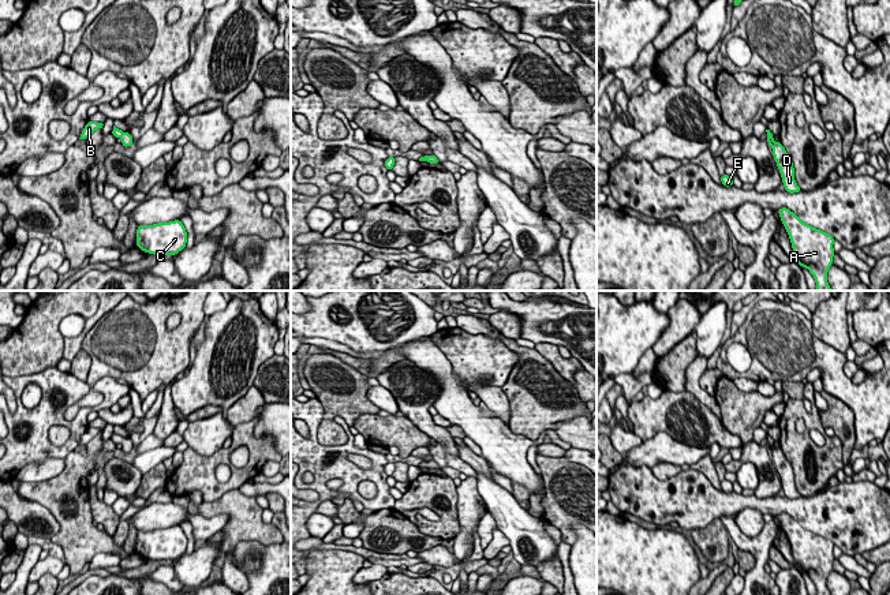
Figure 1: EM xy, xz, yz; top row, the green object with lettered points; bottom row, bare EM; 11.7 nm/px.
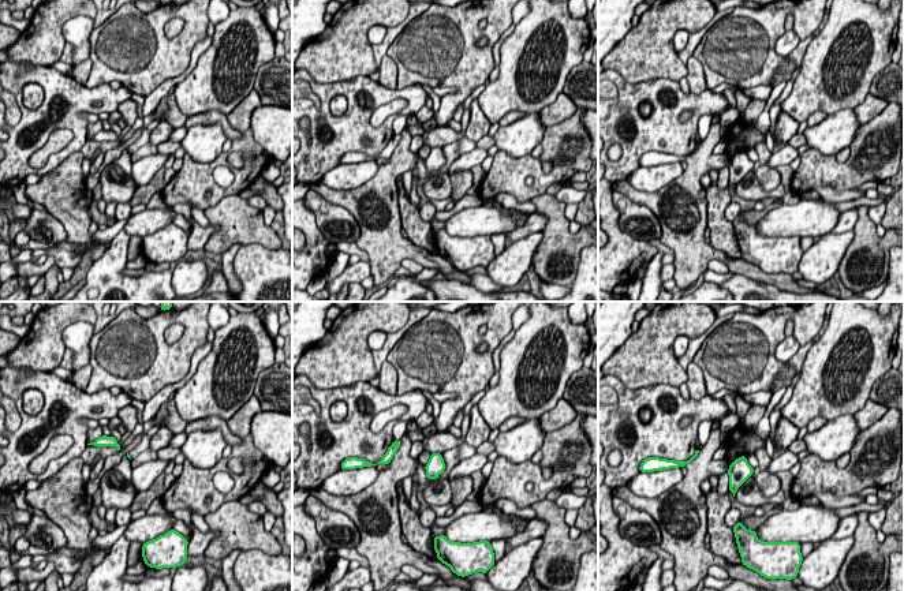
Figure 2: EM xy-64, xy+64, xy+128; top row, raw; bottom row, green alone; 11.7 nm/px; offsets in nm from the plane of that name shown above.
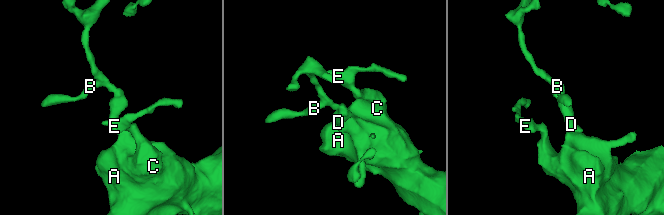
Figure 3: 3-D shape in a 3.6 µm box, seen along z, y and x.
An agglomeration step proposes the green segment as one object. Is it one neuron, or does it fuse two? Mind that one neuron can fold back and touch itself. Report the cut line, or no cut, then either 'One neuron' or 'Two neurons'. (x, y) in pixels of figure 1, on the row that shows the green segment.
No split. One neuron

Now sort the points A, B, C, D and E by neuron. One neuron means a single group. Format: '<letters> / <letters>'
A B C D E

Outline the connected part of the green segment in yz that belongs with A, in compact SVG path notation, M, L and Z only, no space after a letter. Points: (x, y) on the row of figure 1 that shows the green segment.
M781 207L777 212L789 235L792 250L796 255L794 262L801 267L807 267L814 276L816 282L815 291L833 291L827 282L827 270L833 265L835 254L833 248L834 237L803 222L788 207Z

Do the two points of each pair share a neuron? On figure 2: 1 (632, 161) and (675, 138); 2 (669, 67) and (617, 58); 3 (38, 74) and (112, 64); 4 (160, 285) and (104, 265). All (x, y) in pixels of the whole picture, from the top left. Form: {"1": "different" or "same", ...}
{"1": "same", "2": "same", "3": "different", "4": "same"}

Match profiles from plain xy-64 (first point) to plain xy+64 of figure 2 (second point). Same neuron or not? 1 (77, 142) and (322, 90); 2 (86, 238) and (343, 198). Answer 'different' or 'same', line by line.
1: same
2: same

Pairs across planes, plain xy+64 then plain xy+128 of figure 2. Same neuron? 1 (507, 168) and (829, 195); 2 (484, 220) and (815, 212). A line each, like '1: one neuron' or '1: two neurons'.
1: two neurons
2: one neuron

